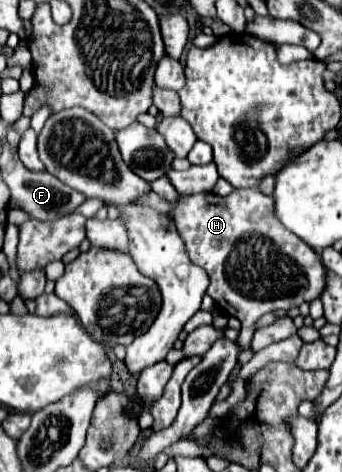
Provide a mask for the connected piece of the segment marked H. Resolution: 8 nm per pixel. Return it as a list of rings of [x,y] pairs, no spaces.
[[[233,189],[233,193],[227,197],[215,195],[211,191],[195,193],[187,199],[181,199],[173,211],[177,231],[185,241],[191,261],[203,267],[211,279],[207,295],[213,297],[223,311],[241,321],[241,335],[237,339],[241,349],[251,347],[251,337],[255,331],[253,325],[261,315],[273,309],[289,311],[293,307],[299,307],[303,301],[313,301],[325,287],[325,267],[321,263],[321,257],[311,247],[307,247],[303,239],[281,225],[281,221],[273,213],[273,203],[275,201],[271,195],[263,195],[257,189]]]

